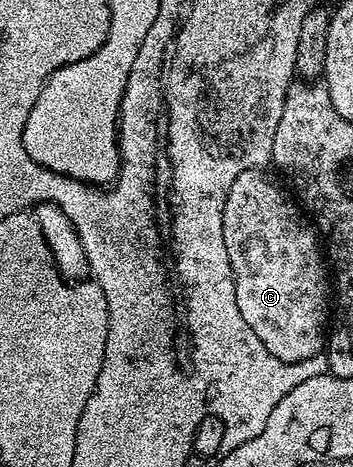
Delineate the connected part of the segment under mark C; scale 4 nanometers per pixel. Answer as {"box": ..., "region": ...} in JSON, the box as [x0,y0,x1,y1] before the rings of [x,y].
{"box":[223,169,331,363],"region":[[[258,169],[239,173],[239,177],[235,177],[235,185],[231,185],[231,193],[227,193],[227,205],[223,205],[223,241],[227,241],[227,257],[231,261],[231,273],[235,277],[235,301],[239,301],[239,313],[243,313],[243,321],[247,321],[247,325],[251,325],[255,337],[259,337],[259,341],[263,341],[265,348],[275,357],[279,357],[279,361],[298,363],[304,359],[318,358],[326,346],[327,324],[331,319],[331,271],[327,266],[327,259],[323,254],[318,232],[311,226],[310,220],[303,214],[302,208],[292,198],[289,200],[285,196],[284,189],[279,184],[272,183],[264,175],[265,173],[264,170]]]}

